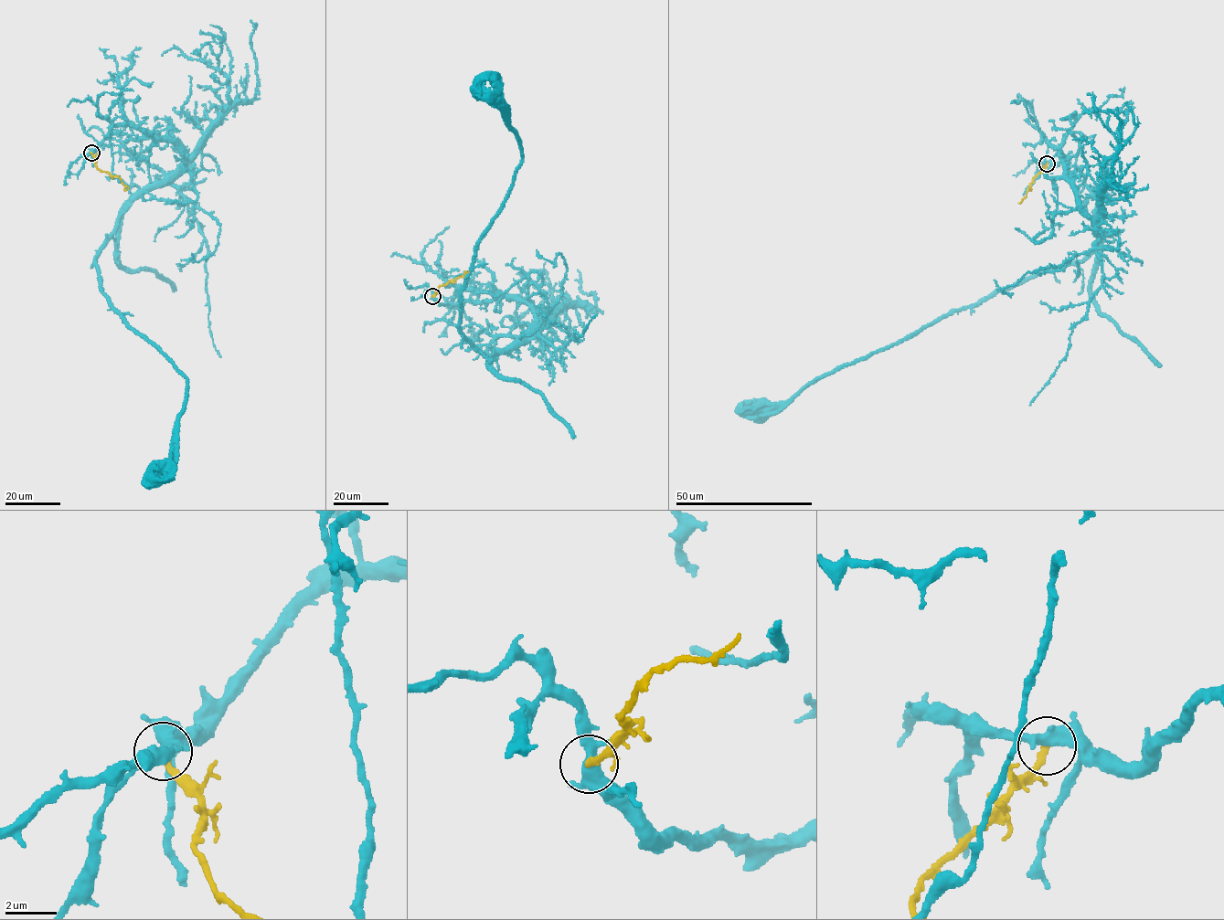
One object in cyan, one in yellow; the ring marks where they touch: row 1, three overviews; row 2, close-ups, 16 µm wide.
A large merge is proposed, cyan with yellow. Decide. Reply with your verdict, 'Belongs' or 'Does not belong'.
Does not belong

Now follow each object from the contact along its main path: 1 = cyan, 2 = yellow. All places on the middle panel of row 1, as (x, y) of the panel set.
1: (432, 296), (513, 298), (535, 320), (488, 357), (460, 331), (474, 246), (521, 161), (499, 90), (481, 79)
2: (432, 296), (437, 288), (460, 278), (465, 271)

